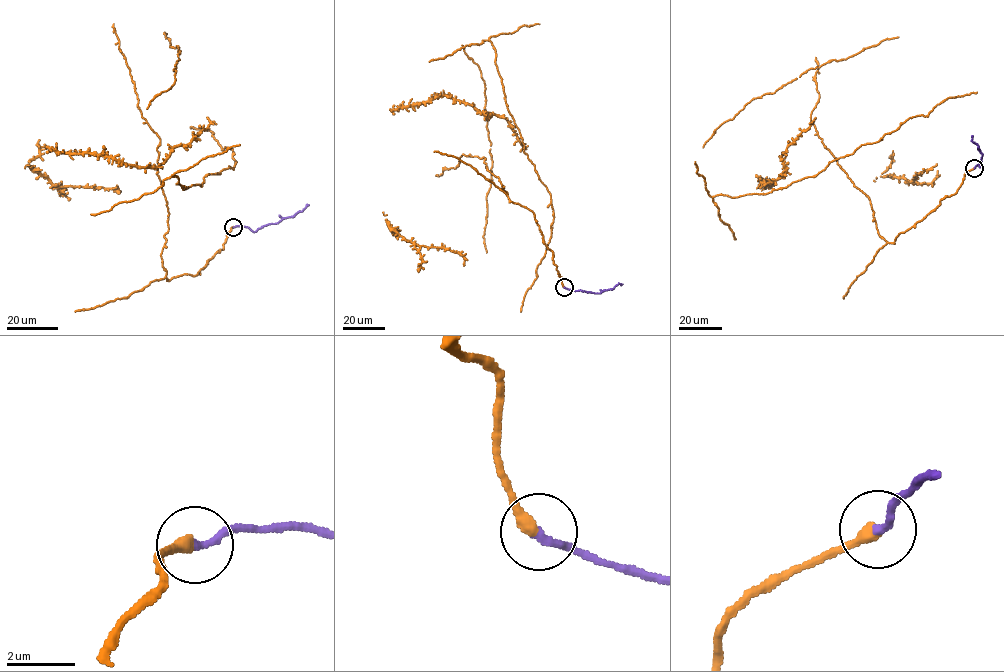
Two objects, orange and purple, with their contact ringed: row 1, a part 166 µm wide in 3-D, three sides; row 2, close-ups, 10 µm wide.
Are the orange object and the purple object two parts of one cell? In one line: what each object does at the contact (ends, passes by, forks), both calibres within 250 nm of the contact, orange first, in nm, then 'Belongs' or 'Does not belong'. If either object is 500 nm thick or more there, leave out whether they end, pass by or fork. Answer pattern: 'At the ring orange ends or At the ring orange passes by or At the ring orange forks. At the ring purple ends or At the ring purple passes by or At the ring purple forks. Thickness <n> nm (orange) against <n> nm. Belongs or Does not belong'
At the ring orange ends. At the ring purple ends. Thickness 360 nm (orange) against 240 nm. Does not belong

